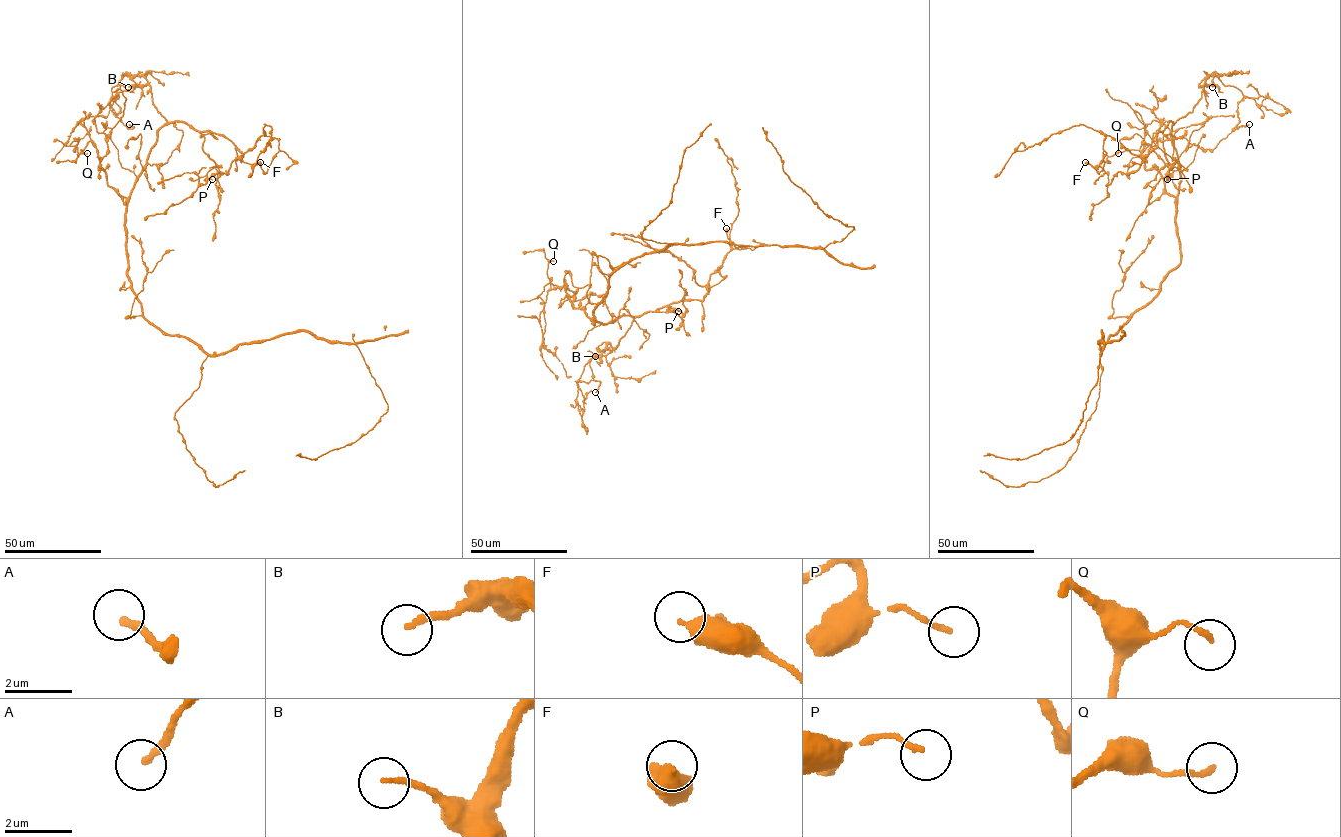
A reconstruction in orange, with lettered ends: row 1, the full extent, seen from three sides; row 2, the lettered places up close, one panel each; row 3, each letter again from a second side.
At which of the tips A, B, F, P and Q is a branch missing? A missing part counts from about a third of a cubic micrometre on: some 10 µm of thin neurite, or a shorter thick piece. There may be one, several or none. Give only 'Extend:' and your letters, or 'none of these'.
Extend: none of these

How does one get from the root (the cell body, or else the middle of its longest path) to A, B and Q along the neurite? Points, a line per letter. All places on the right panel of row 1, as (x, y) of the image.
A: (1148, 302), (1180, 259), (1172, 126), (1193, 111), (1211, 75), (1241, 92), (1237, 127), (1249, 124)
B: (1148, 302), (1180, 259), (1176, 221), (1180, 172), (1171, 127), (1193, 111), (1201, 97), (1202, 85), (1212, 87)
Q: (1148, 302), (1180, 262), (1176, 198), (1166, 191), (1158, 171), (1145, 168), (1142, 141), (1138, 150), (1118, 153)

